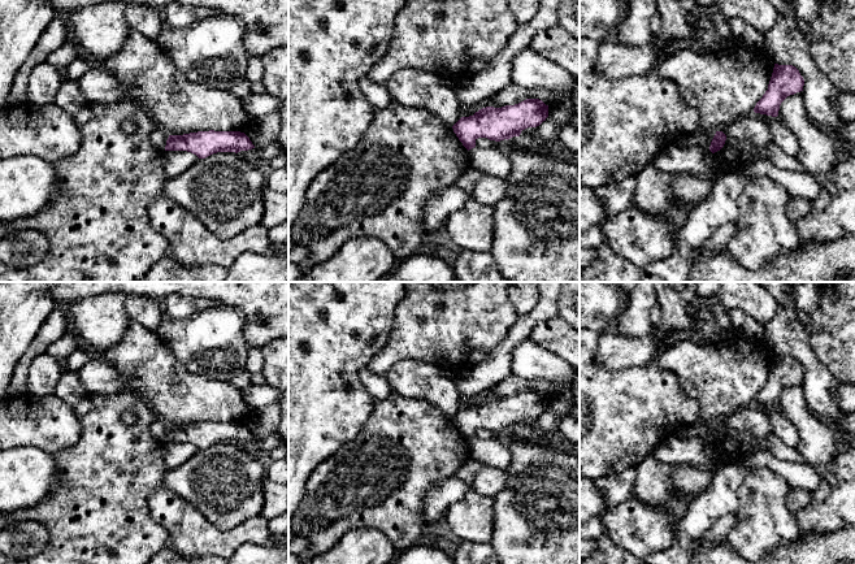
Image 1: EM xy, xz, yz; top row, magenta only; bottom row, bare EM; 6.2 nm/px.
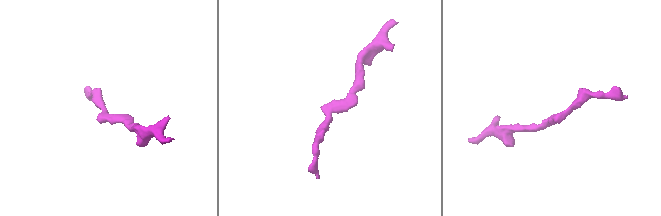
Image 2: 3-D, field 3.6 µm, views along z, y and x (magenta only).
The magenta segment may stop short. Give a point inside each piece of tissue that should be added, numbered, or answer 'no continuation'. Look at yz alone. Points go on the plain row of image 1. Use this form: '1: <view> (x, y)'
no continuation

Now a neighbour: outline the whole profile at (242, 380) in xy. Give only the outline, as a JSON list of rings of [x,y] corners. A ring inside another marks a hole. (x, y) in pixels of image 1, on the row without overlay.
[[[246,369],[244,372],[234,376],[230,382],[242,390],[242,389],[246,389],[247,386],[252,385],[251,379],[252,379],[252,374]]]

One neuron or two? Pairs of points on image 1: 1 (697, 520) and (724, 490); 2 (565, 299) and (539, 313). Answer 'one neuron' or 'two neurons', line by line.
1: one neuron
2: two neurons

